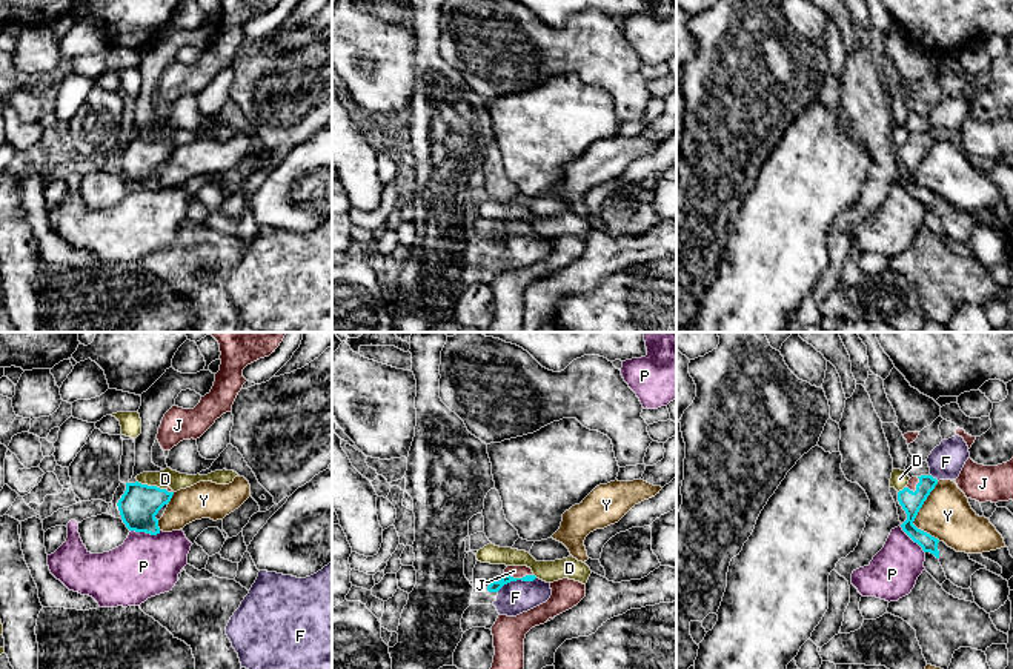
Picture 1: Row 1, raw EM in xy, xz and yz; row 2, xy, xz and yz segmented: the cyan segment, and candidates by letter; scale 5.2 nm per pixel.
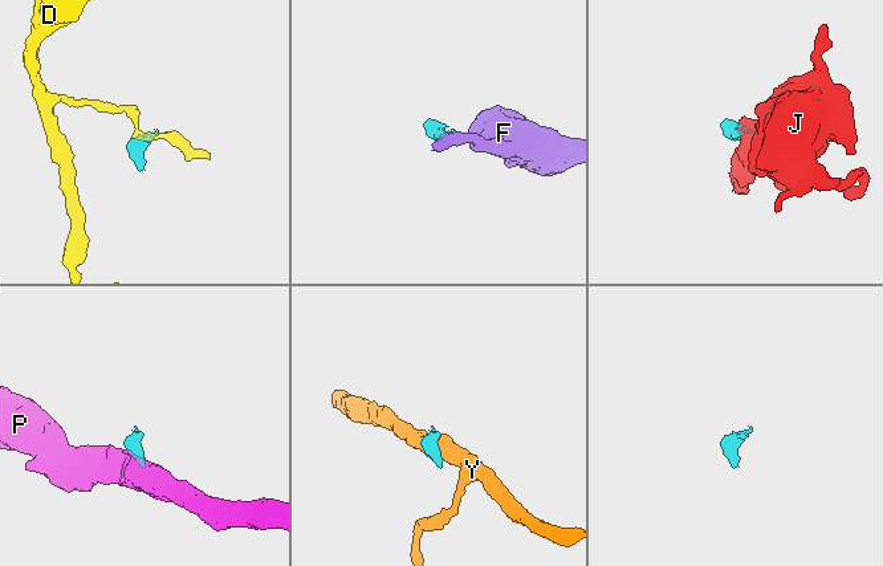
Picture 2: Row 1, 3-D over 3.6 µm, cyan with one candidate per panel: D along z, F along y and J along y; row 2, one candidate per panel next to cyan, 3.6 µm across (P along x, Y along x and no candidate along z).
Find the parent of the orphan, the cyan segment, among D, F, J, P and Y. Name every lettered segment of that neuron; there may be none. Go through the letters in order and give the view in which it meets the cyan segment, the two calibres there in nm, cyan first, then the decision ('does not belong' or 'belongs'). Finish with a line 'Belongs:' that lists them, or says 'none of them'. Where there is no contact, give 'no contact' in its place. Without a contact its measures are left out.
D: xy | 200/100 nm | does not belong
F: xz | 60/170 nm | does not belong
J: xz | 60/60 nm | belongs
P: xy | 200/320 nm | does not belong
Y: yz | 110/260 nm | does not belong
Belongs: J

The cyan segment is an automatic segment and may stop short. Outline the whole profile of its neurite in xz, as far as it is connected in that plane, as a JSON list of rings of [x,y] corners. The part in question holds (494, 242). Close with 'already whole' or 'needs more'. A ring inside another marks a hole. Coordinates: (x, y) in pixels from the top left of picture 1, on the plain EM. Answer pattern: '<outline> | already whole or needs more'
[[[507,221],[500,237],[492,237],[487,241],[489,248],[498,248],[504,240],[516,235],[533,237],[536,232],[527,221]]] | needs more

